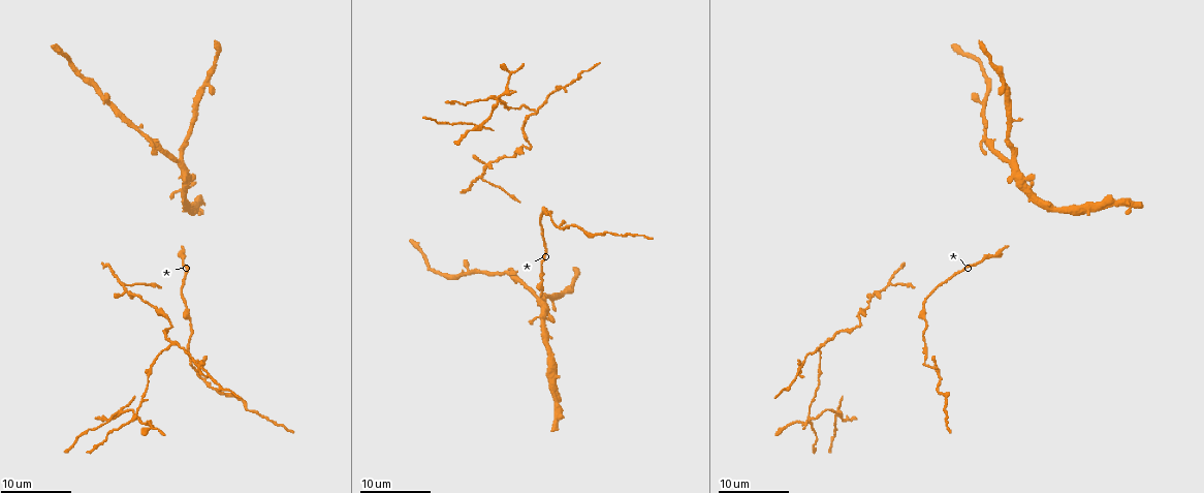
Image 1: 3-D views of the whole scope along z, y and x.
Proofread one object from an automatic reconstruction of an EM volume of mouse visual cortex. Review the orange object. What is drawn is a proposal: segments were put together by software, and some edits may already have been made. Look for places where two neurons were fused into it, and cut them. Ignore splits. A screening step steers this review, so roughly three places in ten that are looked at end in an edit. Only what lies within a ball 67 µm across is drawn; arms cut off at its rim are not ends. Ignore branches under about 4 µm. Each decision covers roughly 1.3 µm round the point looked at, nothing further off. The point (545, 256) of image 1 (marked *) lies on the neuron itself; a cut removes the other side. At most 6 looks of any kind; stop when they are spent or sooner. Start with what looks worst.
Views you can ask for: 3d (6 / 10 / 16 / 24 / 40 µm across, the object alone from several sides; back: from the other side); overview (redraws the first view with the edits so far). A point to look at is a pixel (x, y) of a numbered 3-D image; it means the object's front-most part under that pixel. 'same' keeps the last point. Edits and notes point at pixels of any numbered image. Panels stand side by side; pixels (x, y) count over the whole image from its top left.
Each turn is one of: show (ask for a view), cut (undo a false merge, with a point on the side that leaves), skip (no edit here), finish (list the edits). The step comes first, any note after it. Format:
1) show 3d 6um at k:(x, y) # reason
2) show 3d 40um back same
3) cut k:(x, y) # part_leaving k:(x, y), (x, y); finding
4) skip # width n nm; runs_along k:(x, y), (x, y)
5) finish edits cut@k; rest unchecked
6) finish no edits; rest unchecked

show 3d 10um at 1:(813, 418) # four or more arms meet

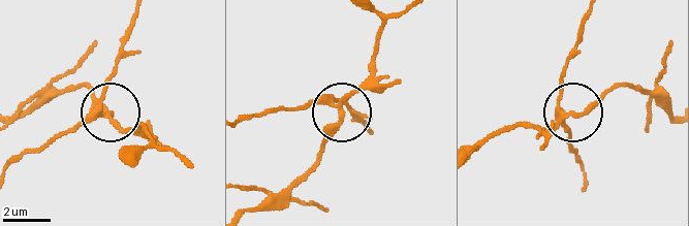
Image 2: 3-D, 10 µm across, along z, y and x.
cut 2:(128, 128) # width 250 nm; part_leaving 2:(331, 103), (340, 125), (310, 166), (275, 194), (245, 190); two neurons meet here

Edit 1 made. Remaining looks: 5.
show 3d 10um at 1:(538, 112) # side arm on a straight run

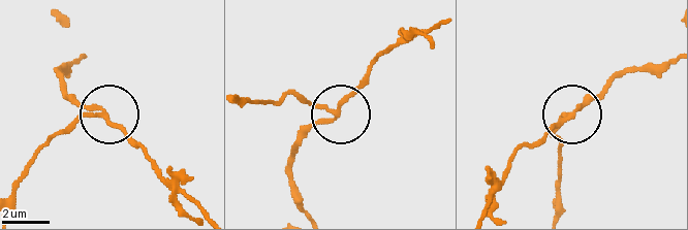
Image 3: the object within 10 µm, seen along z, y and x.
show 3d 10um back at 3:(107, 119) # other side

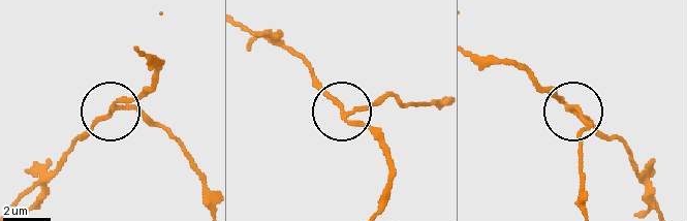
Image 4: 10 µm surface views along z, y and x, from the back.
cut 4:(143, 90) # width 170 nm; part_leaving 4:(117, 104), (138, 95), (152, 76), (156, 65), (145, 53); a second neuron is stuck on

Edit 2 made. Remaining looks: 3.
show overview

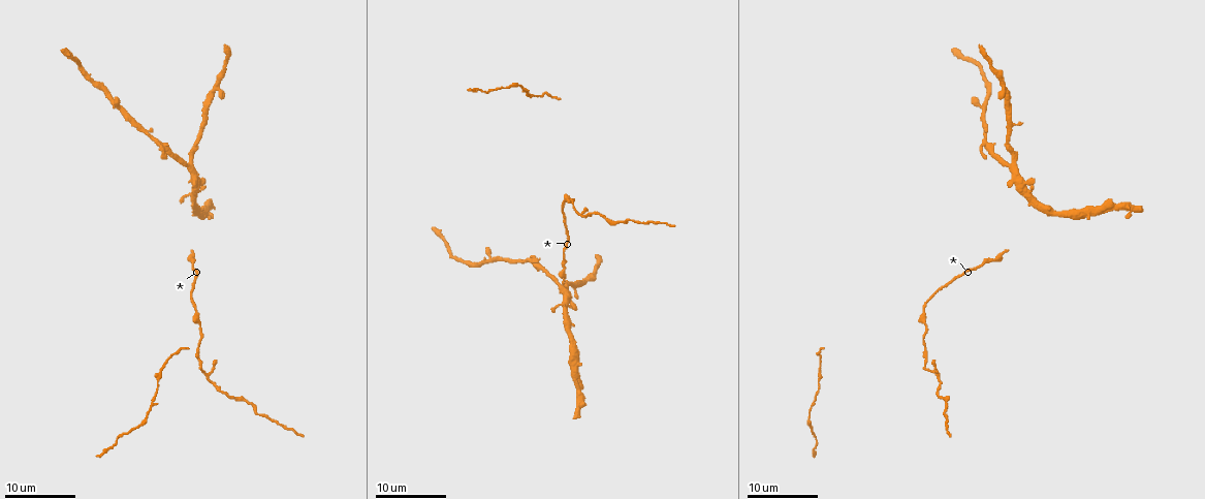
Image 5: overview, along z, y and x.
show 3d 10um at 5:(1034, 200)

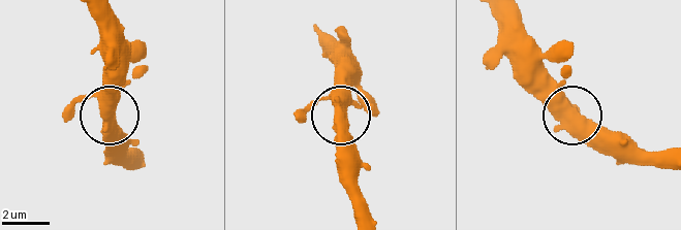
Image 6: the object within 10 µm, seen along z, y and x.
skip # all the same neuron

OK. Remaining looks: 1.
finish edits cut@2, cut@4; rest unchecked

